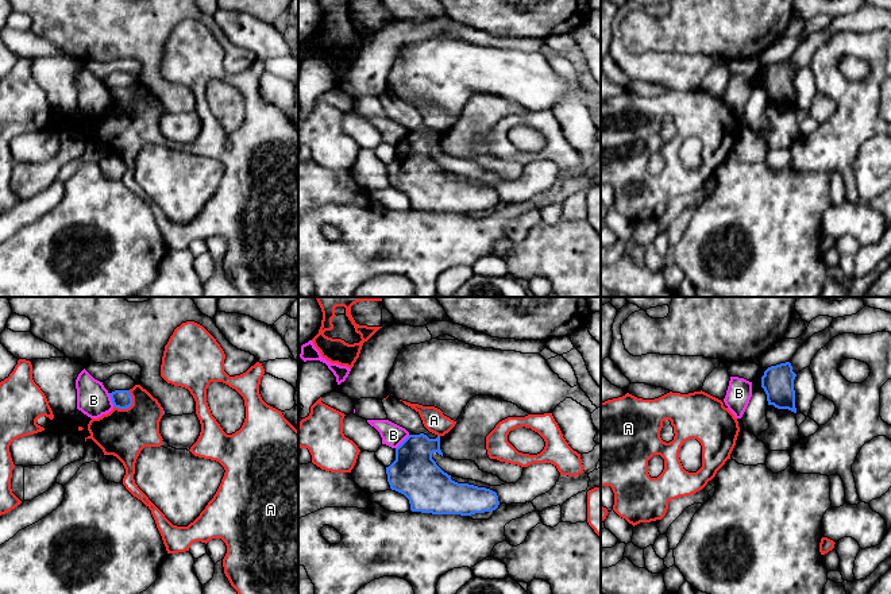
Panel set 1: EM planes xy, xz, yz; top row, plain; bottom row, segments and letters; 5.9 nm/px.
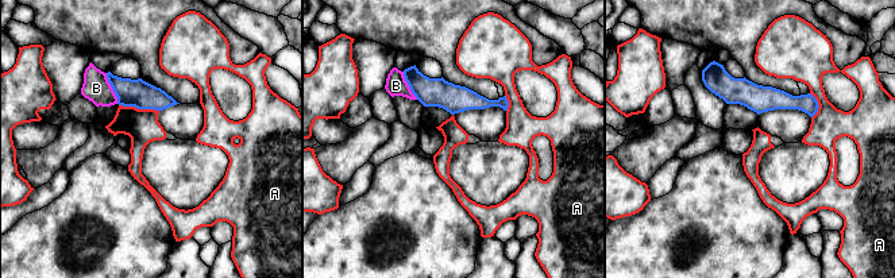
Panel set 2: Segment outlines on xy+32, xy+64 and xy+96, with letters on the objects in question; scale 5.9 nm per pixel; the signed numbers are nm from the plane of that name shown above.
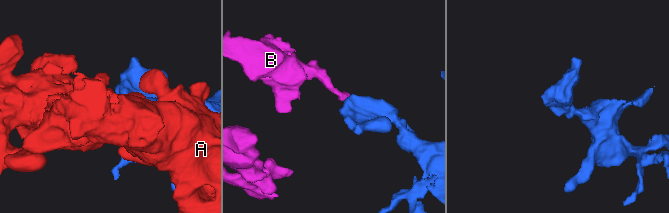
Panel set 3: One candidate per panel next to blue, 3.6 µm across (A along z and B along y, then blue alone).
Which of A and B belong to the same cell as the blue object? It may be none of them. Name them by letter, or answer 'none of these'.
none of these

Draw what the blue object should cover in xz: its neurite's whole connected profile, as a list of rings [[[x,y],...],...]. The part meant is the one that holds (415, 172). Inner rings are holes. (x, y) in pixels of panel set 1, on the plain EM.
[[[424,131],[409,132],[396,146],[396,158],[386,165],[390,186],[404,192],[409,197],[412,209],[471,213],[493,209],[498,205],[500,198],[495,189],[452,178],[451,173],[444,170],[432,157],[433,150],[443,154],[440,134],[429,136]]]

